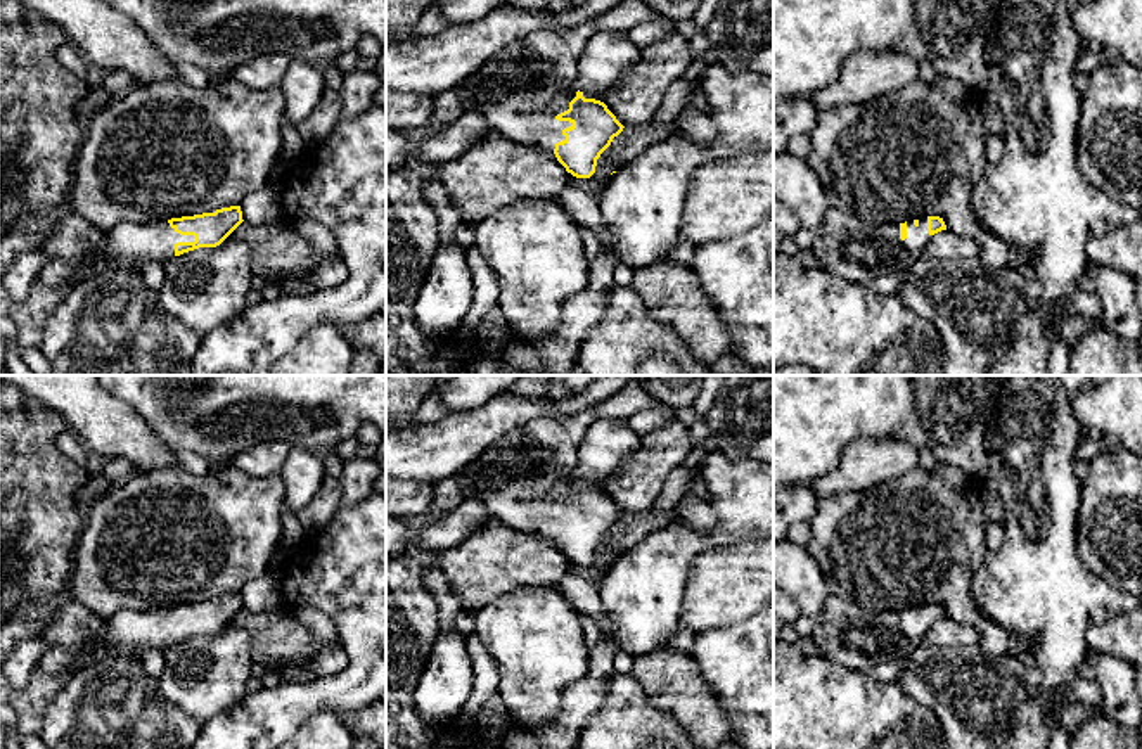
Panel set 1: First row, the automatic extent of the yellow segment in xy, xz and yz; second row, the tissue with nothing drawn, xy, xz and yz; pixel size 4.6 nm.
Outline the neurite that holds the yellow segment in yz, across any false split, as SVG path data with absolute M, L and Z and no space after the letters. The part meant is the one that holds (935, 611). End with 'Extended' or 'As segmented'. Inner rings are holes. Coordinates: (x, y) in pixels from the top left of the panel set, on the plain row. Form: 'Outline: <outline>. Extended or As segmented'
Outline: M829 595L815 618L812 638L820 656L863 671L884 661L905 659L941 618L946 612L940 604L872 612L853 600Z. Extended

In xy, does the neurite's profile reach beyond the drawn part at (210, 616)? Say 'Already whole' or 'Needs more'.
Needs more

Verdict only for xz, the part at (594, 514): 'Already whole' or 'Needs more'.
Needs more

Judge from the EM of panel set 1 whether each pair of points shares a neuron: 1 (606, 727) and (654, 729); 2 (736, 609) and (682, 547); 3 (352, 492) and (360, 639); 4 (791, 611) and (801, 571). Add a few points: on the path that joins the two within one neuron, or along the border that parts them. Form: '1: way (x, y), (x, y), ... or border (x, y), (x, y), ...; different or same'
1: way (618, 727), (642, 727); same
2: border (731, 544), (701, 550), (692, 559), (682, 599); different
3: border (367, 495), (341, 505); different
4: border (791, 595), (801, 613); different

